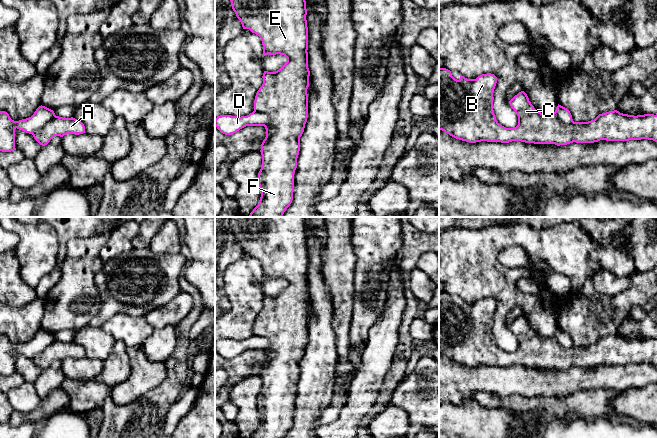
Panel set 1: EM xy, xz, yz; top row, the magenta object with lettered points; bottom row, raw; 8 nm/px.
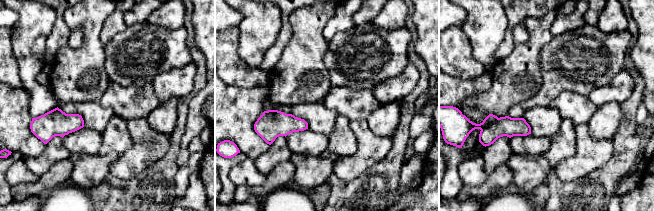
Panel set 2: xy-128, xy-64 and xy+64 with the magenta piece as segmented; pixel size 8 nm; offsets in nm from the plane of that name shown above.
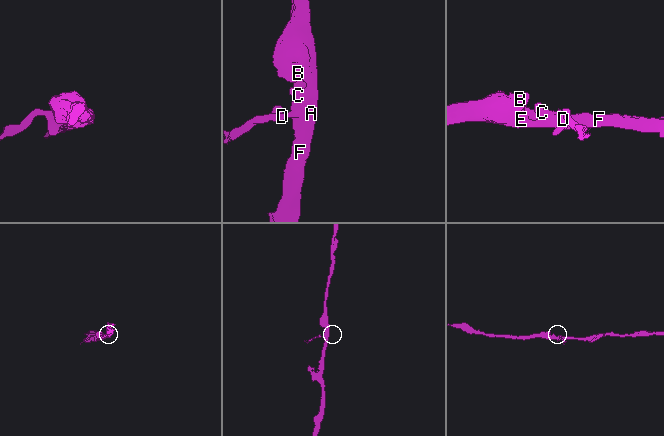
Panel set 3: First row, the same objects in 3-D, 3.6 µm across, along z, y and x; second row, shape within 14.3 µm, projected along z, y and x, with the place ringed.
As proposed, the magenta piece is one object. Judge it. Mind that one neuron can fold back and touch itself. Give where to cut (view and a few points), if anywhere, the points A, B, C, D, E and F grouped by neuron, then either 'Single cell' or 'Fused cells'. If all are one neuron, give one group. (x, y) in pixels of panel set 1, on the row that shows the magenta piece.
Split along xz (254, 110), (264, 113), (268, 117), (269, 122). Groups: A B C E F / D. Fused cells

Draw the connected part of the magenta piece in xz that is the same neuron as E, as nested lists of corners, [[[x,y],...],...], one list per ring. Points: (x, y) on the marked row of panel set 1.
[[[230,0],[233,11],[237,18],[240,20],[243,29],[249,29],[252,33],[255,33],[261,38],[263,45],[263,57],[265,55],[284,55],[287,58],[287,62],[277,71],[263,73],[263,84],[256,93],[254,100],[254,111],[265,114],[269,117],[269,123],[265,125],[266,137],[261,144],[262,166],[258,173],[258,185],[261,191],[261,197],[258,205],[253,209],[248,217],[282,217],[286,209],[290,206],[293,200],[294,192],[294,173],[297,168],[297,158],[300,151],[300,137],[302,136],[305,128],[305,124],[308,118],[308,94],[307,89],[309,87],[310,71],[308,68],[308,27],[307,27],[307,9],[305,0]]]

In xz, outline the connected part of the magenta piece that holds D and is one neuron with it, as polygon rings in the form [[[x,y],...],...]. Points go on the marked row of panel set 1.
[[[256,111],[247,116],[221,115],[215,119],[215,126],[225,135],[234,134],[246,126],[265,126],[268,123],[269,117]]]

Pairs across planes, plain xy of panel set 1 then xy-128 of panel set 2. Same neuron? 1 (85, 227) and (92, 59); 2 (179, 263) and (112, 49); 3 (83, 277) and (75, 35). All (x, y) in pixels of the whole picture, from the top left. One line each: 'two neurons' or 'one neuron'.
1: two neurons
2: one neuron
3: two neurons

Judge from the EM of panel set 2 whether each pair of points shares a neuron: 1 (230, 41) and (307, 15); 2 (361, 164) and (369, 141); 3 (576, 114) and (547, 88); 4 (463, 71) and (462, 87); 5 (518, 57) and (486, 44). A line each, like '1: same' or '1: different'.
1: different
2: same
3: different
4: different
5: different

